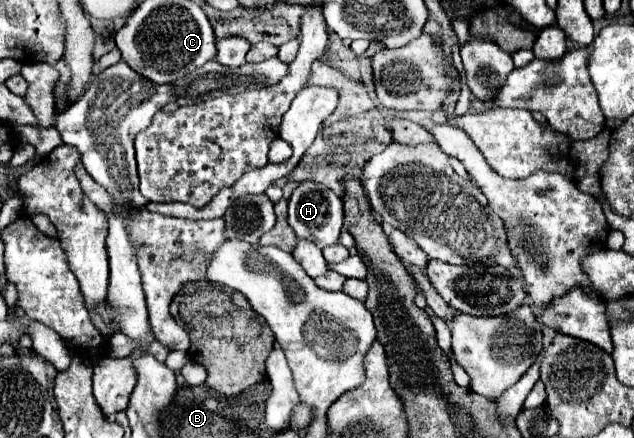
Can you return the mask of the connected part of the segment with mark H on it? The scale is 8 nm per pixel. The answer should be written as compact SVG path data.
M300 182L288 200L288 224L292 226L298 238L312 240L318 248L326 248L338 242L342 230L342 218L344 218L342 198L324 184Z

